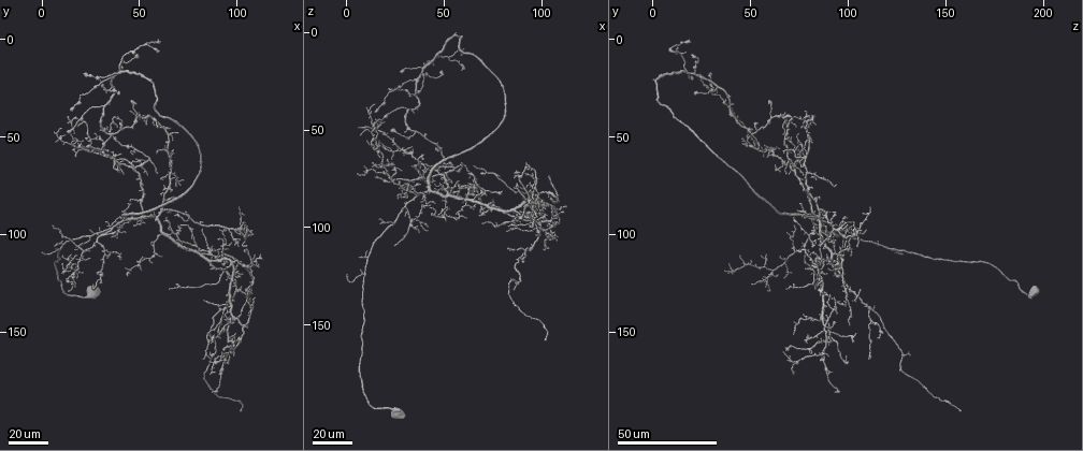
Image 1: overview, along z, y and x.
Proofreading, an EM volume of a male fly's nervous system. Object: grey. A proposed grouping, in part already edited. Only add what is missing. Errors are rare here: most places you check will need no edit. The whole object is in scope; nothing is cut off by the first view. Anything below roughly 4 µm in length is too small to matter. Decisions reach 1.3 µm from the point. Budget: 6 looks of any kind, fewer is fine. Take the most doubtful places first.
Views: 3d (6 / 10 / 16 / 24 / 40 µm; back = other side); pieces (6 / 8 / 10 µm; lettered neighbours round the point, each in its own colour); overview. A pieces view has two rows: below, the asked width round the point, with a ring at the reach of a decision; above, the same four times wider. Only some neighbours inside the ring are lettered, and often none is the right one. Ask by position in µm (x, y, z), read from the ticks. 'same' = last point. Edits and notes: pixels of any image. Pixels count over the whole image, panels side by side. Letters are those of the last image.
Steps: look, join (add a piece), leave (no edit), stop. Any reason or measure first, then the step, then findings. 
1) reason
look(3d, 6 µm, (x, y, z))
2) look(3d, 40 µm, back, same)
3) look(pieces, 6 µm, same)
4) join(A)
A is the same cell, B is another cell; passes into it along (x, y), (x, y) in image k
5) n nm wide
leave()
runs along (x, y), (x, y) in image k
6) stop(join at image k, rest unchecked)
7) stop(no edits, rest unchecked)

look(3d, 40 µm, (104, 105, 105))

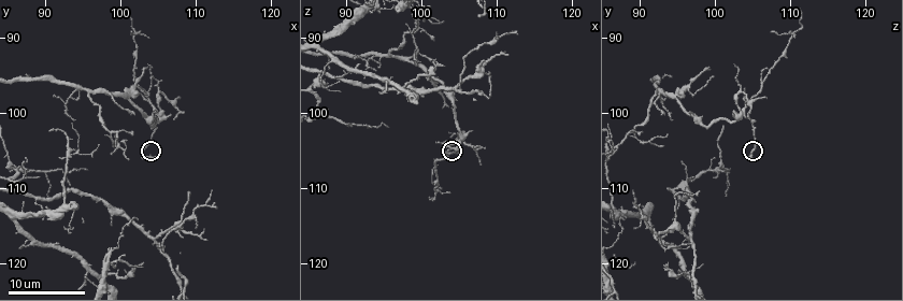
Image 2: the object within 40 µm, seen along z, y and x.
look(pieces, 6 µm, (105.0, 106.0, 105.0))

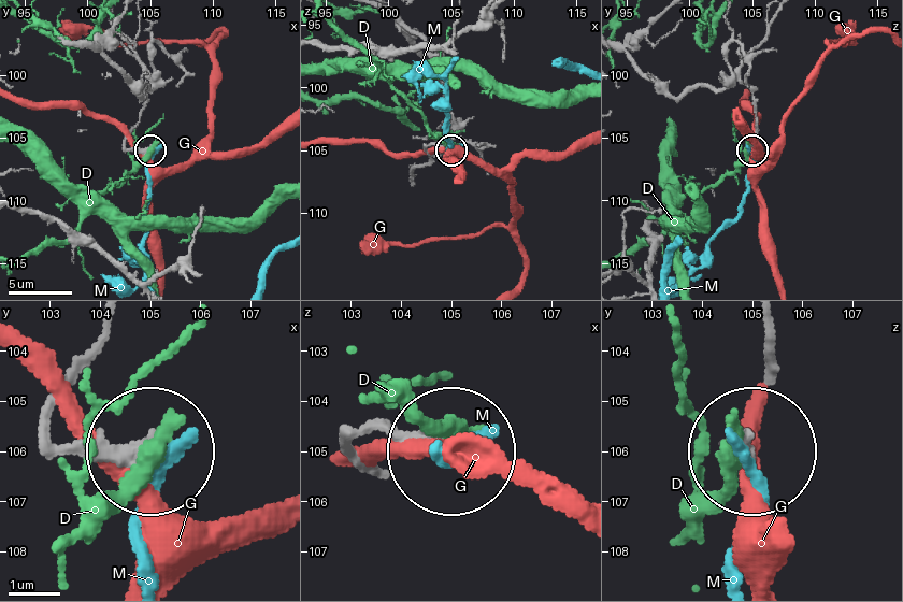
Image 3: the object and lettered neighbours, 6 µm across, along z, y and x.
leave()
D, G and M are other cells; runs along (110, 328), (49, 431), (144, 453) in image 3; none of them fits

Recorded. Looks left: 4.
long arm stops here
look(3d, 24 µm, (83, 164, 111))

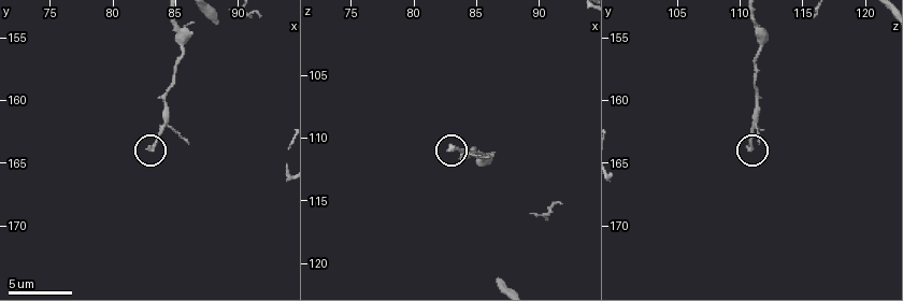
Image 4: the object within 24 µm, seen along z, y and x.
what lies round it
look(pieces, 6 µm, (82.8, 164.0, 111.0))

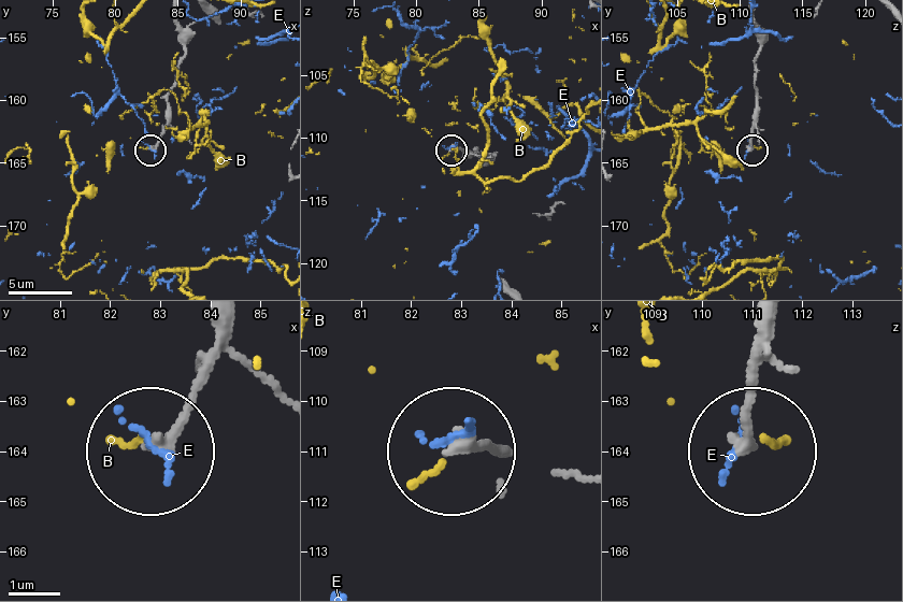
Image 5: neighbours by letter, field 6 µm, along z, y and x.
leave()
B and E are other cells; none of them fits

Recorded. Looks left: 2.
tapers out
look(3d, 24 µm, (91, 154, 114))

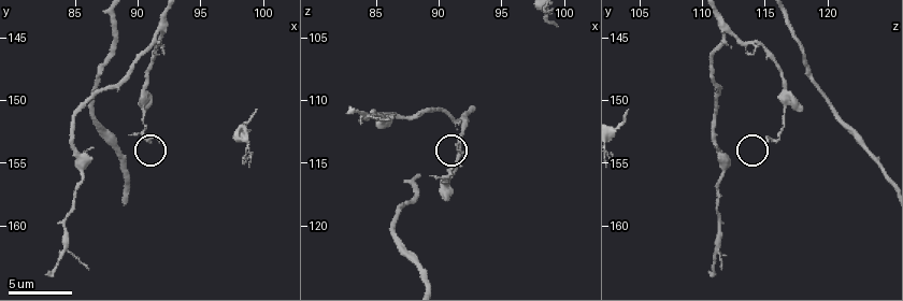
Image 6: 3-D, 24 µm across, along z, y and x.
see the neighbours
look(pieces, 6 µm, (91.8, 153.2, 115.2))

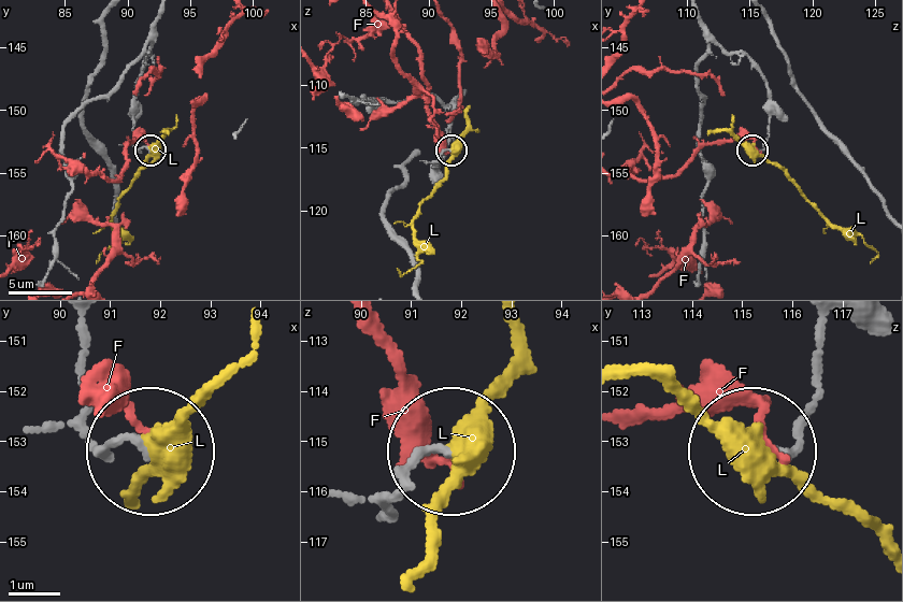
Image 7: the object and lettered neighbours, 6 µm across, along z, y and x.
leave()
F and L are other cells; runs along (159, 18), (132, 102), (137, 147), (151, 151) in image 7; none of them fits

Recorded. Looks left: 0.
stop(no edits, rest unchecked)

